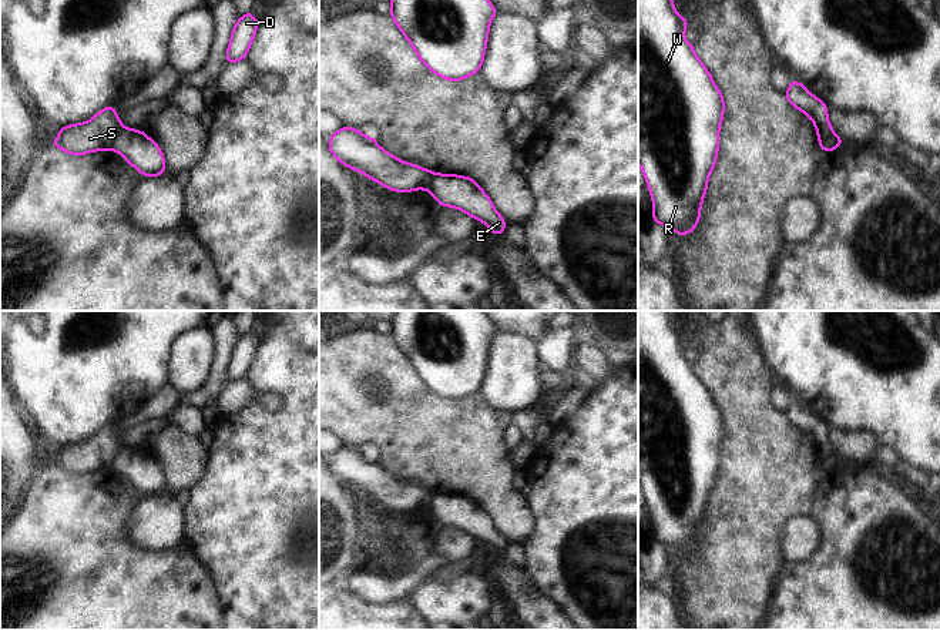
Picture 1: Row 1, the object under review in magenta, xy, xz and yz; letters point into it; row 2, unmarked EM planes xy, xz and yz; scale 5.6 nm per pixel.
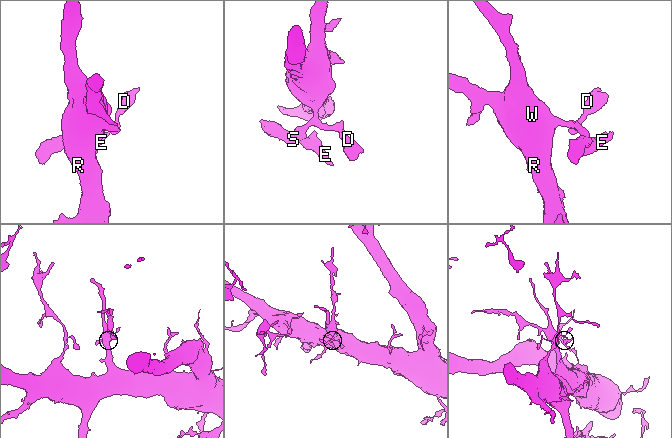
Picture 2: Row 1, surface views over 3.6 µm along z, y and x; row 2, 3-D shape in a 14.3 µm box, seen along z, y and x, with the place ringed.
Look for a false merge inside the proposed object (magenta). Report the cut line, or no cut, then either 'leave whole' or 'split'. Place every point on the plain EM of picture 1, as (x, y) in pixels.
xy (121, 445), (108, 466) | split

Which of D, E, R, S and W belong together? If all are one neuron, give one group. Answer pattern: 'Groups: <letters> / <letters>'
Groups: D R S W / E

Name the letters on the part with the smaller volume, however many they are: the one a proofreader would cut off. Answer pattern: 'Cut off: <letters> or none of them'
Cut off: E

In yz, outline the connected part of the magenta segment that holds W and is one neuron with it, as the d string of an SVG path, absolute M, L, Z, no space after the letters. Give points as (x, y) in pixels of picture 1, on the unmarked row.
M638 311L638 483L642 486L642 493L651 512L654 522L654 542L662 546L671 546L678 556L692 552L699 542L701 526L706 513L708 497L715 487L715 480L719 468L719 446L724 438L724 415L714 402L704 382L695 375L694 363L684 356L688 341L681 336L674 328L674 316L668 311Z

